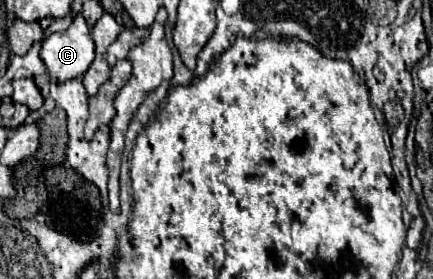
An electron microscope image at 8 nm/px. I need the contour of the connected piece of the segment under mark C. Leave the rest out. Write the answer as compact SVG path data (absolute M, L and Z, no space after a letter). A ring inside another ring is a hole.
M76 16L68 30L56 32L56 34L48 36L42 42L40 58L46 64L50 82L68 82L68 78L80 78L80 76L84 76L84 72L88 70L88 66L94 60L94 42L90 38L90 30L88 30L88 24L84 22L84 18Z

